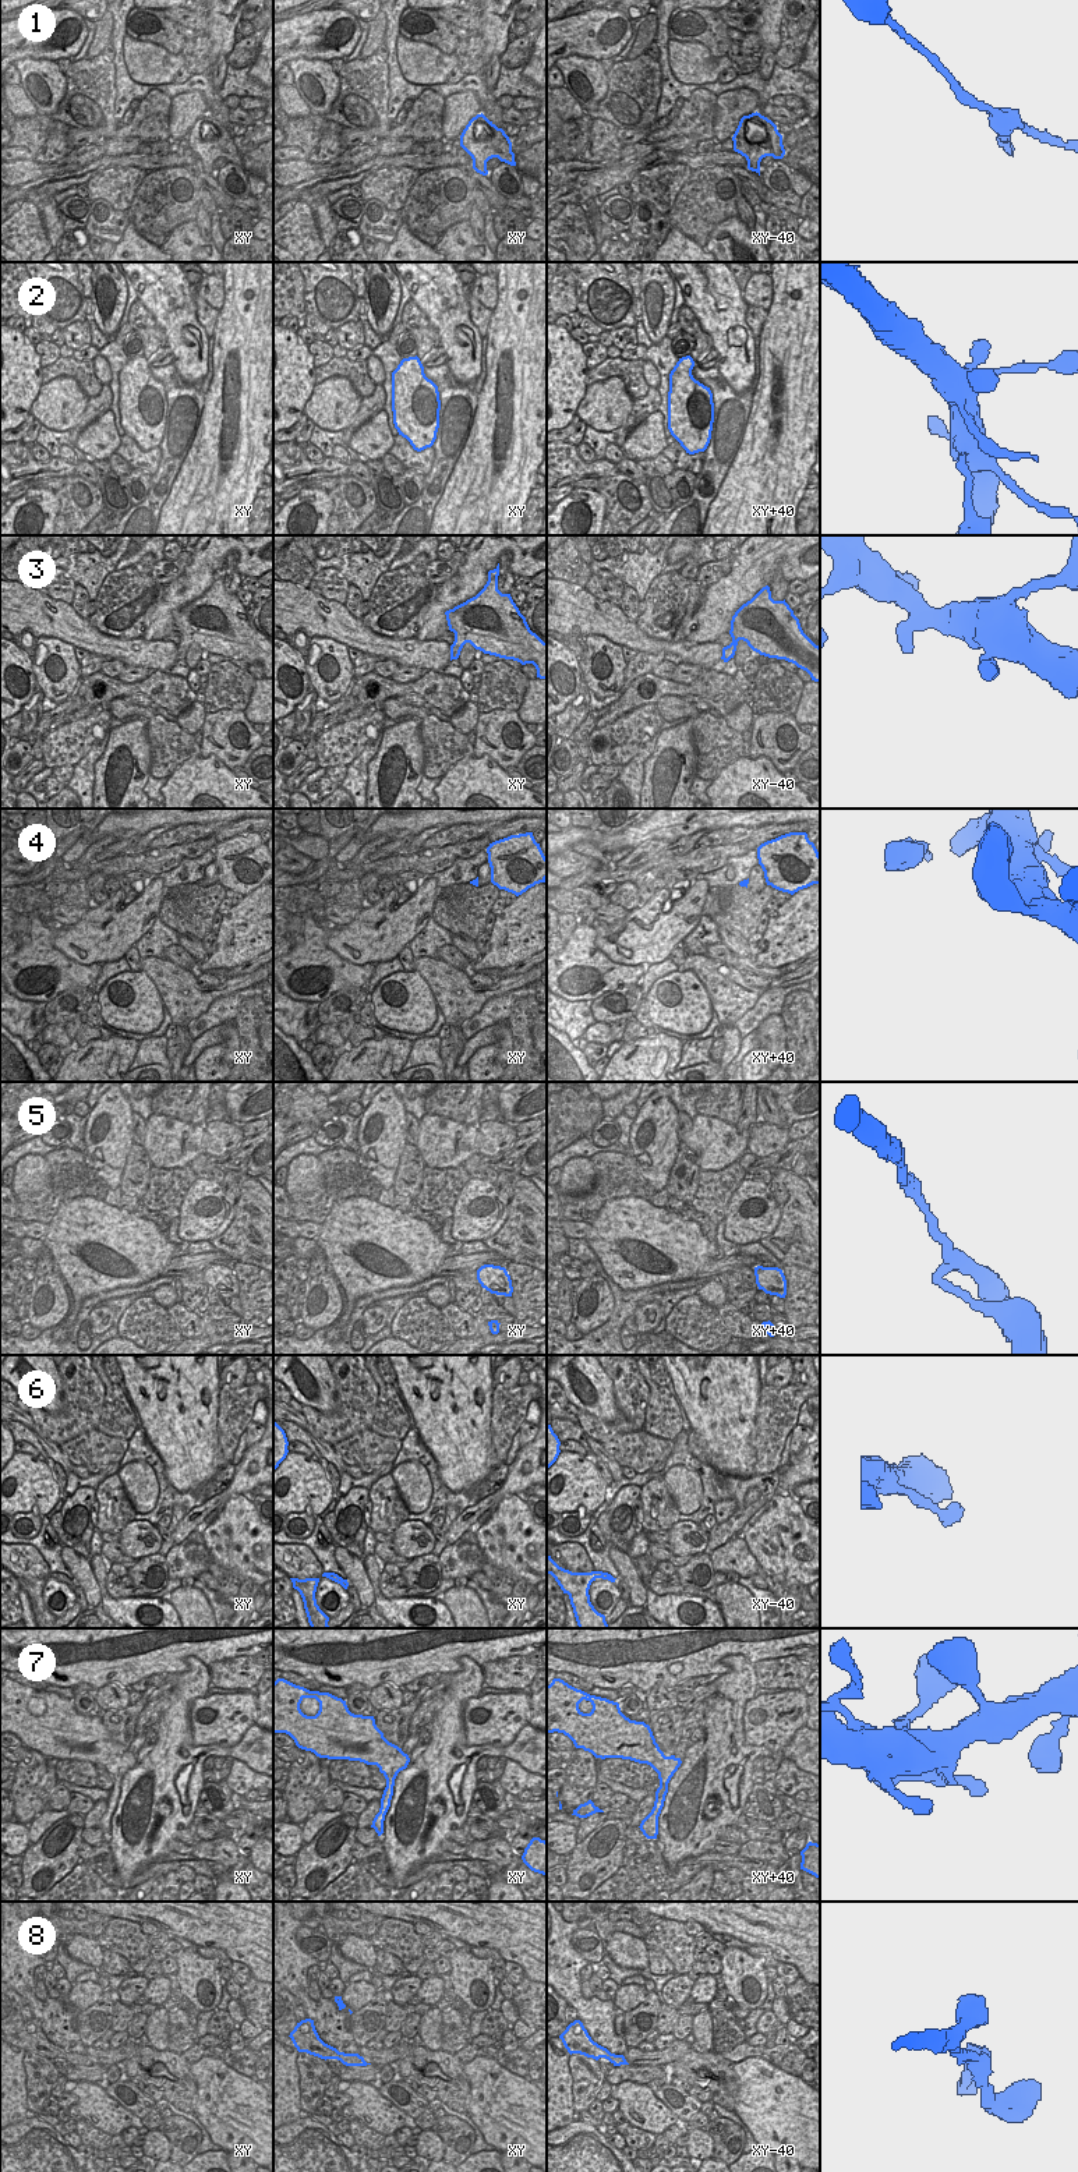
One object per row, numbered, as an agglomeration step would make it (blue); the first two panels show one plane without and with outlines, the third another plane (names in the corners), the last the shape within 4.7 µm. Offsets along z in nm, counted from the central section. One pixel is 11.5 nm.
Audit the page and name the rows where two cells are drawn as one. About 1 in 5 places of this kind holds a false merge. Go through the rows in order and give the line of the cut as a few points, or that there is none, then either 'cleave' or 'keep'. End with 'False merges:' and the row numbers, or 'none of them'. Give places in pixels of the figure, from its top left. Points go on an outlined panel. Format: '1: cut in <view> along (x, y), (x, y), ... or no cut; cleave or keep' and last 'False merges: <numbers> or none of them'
1: cut in xy along (486, 165), (479, 165), (474, 169); cleave
2: no cut; keep
3: no cut; keep
4: no cut; keep
5: no cut; keep
6: no cut; keep
7: no cut; keep
8: no cut; keep
False merges: 1

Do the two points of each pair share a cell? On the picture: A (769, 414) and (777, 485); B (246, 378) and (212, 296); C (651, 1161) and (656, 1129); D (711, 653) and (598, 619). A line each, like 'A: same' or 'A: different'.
A: same
B: different
C: same
D: same

